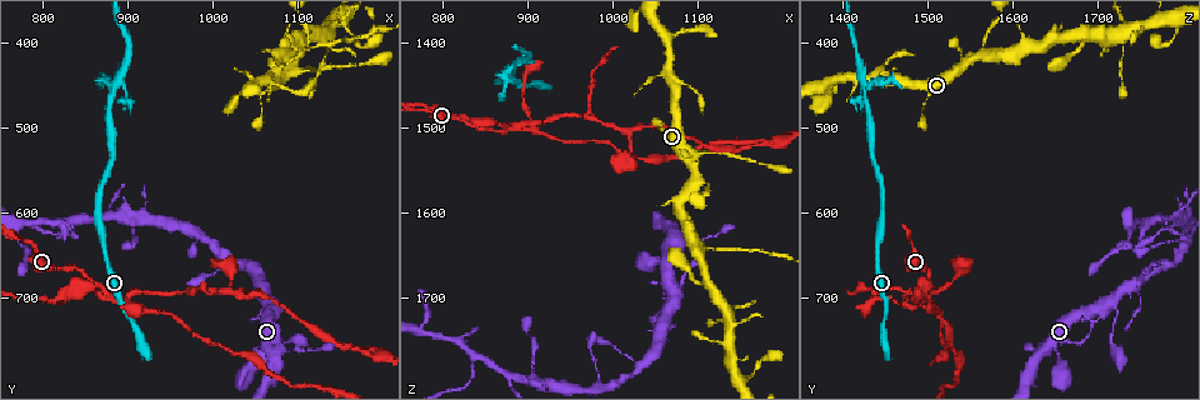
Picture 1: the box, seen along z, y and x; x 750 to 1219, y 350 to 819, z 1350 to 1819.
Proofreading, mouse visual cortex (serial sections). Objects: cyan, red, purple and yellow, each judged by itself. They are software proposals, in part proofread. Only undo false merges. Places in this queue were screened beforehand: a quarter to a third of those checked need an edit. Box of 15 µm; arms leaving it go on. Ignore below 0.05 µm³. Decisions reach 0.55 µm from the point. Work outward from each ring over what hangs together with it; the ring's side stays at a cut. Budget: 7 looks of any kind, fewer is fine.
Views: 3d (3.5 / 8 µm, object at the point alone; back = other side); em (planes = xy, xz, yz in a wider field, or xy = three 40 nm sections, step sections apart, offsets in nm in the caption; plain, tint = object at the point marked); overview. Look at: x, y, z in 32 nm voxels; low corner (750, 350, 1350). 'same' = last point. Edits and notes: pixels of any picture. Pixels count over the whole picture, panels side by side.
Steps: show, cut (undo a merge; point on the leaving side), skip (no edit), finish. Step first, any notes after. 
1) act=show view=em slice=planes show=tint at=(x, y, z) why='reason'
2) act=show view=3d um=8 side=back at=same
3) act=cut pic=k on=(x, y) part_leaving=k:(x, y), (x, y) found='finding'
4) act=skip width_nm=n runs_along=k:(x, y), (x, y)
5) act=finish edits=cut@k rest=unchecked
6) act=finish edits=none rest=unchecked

act=show view=3d um=3.5 at=(1135, 405, 1645) why='a narrow waist'

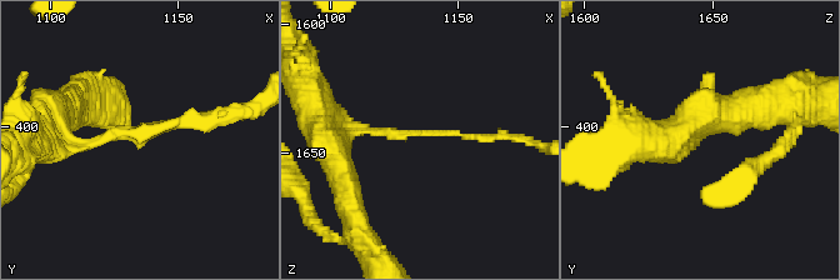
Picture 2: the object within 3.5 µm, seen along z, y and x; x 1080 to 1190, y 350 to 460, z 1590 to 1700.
act=show view=em slice=xy step=3 show=tint at=(1135, 402, 1643) arm_widths_nm=100,150

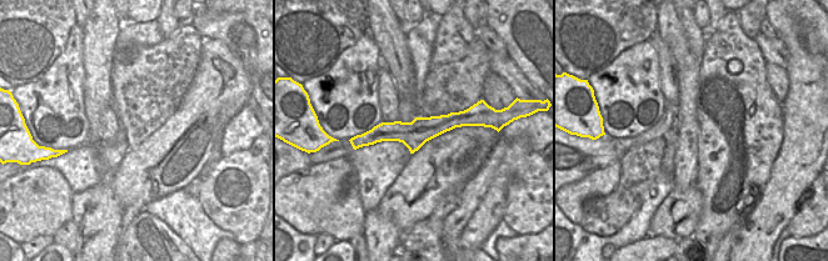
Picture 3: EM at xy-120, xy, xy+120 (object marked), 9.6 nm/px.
act=skip runs_along=2:(58, 146), (189, 128), (220, 111) found='one cell here'

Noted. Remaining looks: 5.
act=show view=3d um=3.5 at=(1135, 395, 1720) why='branch point'

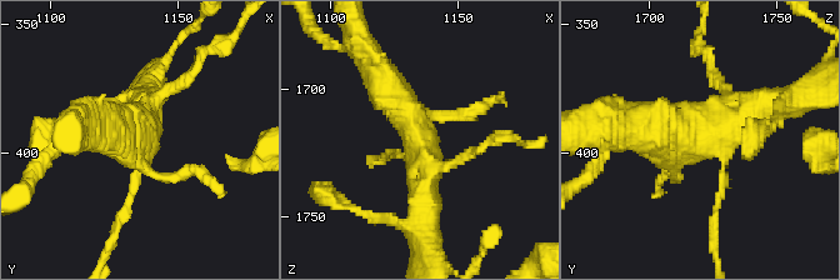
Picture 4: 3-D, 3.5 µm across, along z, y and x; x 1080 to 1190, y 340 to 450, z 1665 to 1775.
act=show view=em slice=xy step=2 show=tint at=(1135, 392, 1723)

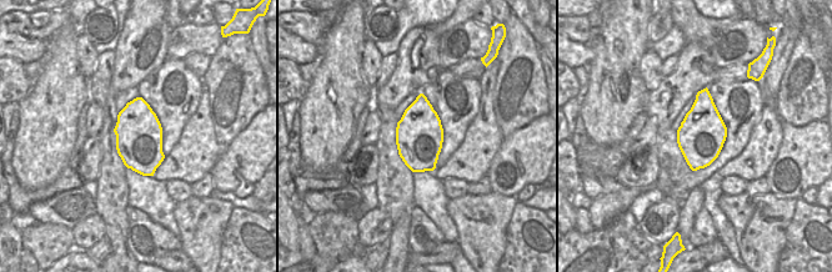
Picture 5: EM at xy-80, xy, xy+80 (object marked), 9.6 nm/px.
act=skip runs_along=4:(380, 74), (419, 131), (423, 218) found='all the same cell'

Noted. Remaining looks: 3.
act=show view=3d um=3.5 side=back at=(880, 455, 1430) why='arms part here'

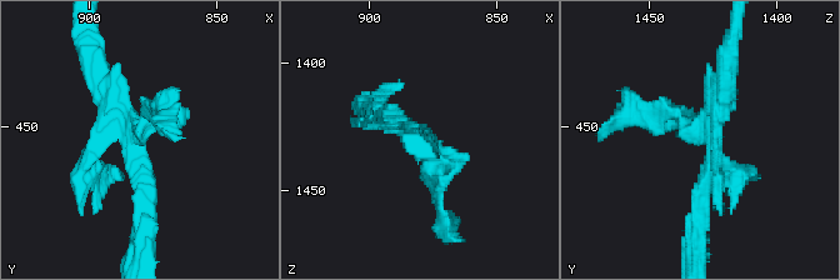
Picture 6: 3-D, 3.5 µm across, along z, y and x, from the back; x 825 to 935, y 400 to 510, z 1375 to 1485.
act=show view=em slice=xy step=5 show=tint at=(882, 452, 1425) why='shape alone is not enough'

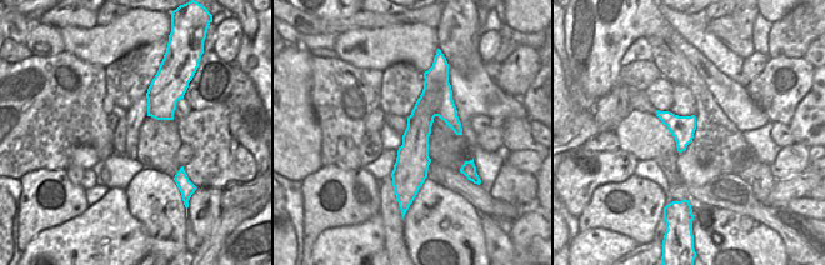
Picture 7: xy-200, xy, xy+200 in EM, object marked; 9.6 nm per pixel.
act=cut pic=6 on=(454, 153) found='a second cell is stuck on'

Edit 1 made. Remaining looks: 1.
act=finish edits=cut@6 rest=unchecked

